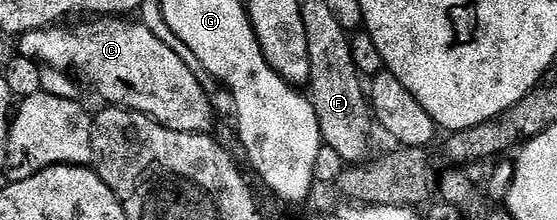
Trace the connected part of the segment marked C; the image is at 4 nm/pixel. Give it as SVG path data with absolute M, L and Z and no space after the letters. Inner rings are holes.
M134 19L87 21L90 21L87 25L74 25L71 29L51 27L21 34L17 38L17 56L32 57L43 66L69 71L87 86L94 85L95 91L106 100L103 102L134 109L172 131L210 133L213 130L214 105L197 77L199 74L172 47L160 43L146 25Z

